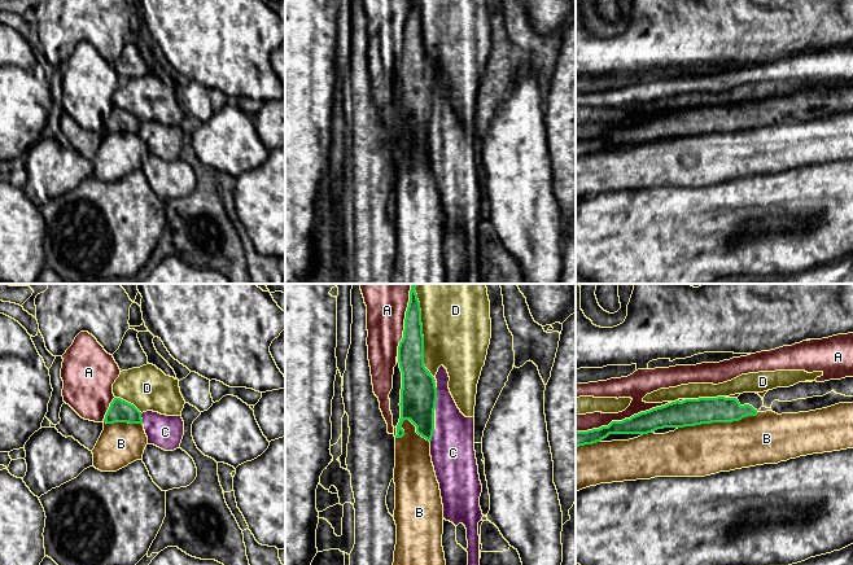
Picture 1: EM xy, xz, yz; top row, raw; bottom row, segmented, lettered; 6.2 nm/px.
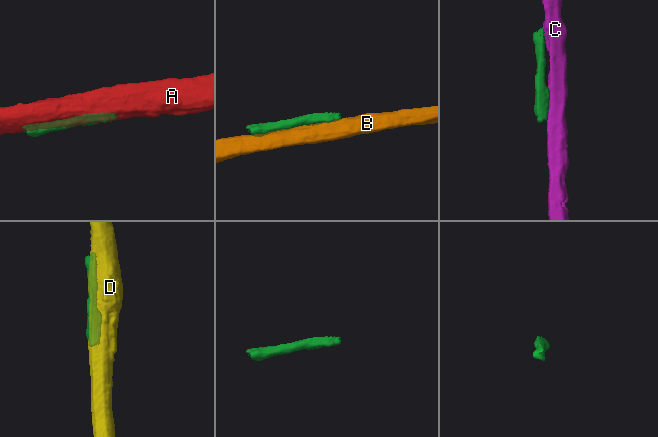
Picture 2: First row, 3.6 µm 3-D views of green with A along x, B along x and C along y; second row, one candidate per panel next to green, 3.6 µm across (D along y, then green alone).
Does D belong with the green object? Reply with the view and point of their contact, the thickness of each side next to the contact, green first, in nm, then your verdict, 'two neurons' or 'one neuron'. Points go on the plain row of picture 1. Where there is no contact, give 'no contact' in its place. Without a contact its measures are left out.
xz (423, 48) | 180/440 nm | two neurons

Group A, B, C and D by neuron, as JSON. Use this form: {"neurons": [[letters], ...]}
{"neurons": [["A"], ["B"], ["C"], ["D"]]}

